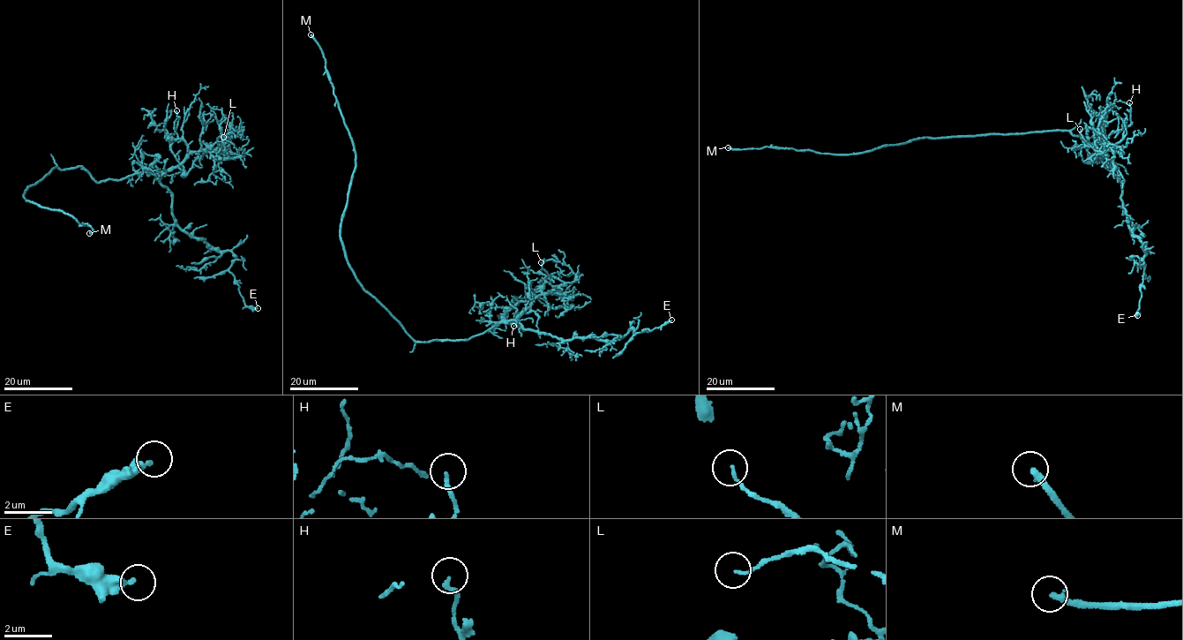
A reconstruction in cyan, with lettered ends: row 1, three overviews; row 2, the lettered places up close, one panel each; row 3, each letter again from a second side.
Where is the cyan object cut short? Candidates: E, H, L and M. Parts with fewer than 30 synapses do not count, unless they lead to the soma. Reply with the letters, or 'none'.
M

